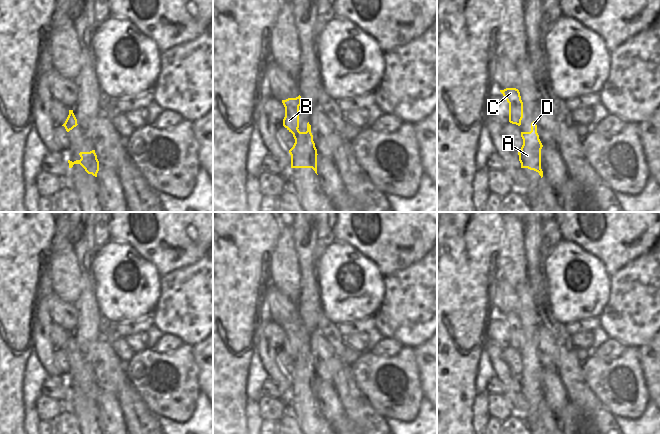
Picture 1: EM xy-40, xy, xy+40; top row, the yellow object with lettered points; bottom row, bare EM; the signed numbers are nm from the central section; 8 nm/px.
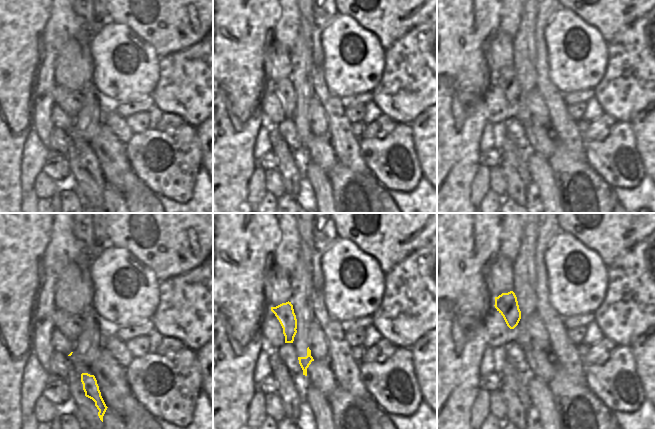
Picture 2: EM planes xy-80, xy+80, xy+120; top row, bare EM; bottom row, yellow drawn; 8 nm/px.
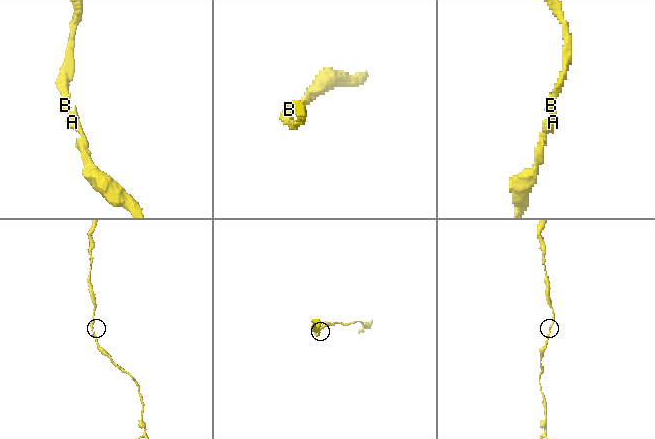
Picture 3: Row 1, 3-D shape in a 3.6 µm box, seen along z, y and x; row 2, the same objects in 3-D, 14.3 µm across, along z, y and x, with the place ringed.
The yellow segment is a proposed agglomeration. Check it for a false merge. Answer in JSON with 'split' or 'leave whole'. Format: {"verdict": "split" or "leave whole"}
{"verdict": "leave whole"}

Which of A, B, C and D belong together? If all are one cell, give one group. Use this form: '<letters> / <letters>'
A B C D

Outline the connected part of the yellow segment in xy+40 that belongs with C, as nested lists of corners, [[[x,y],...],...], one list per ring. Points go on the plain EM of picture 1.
[[[506,312],[500,314],[500,316],[509,327],[509,346],[520,350],[523,342],[523,326],[519,314],[516,312]]]

